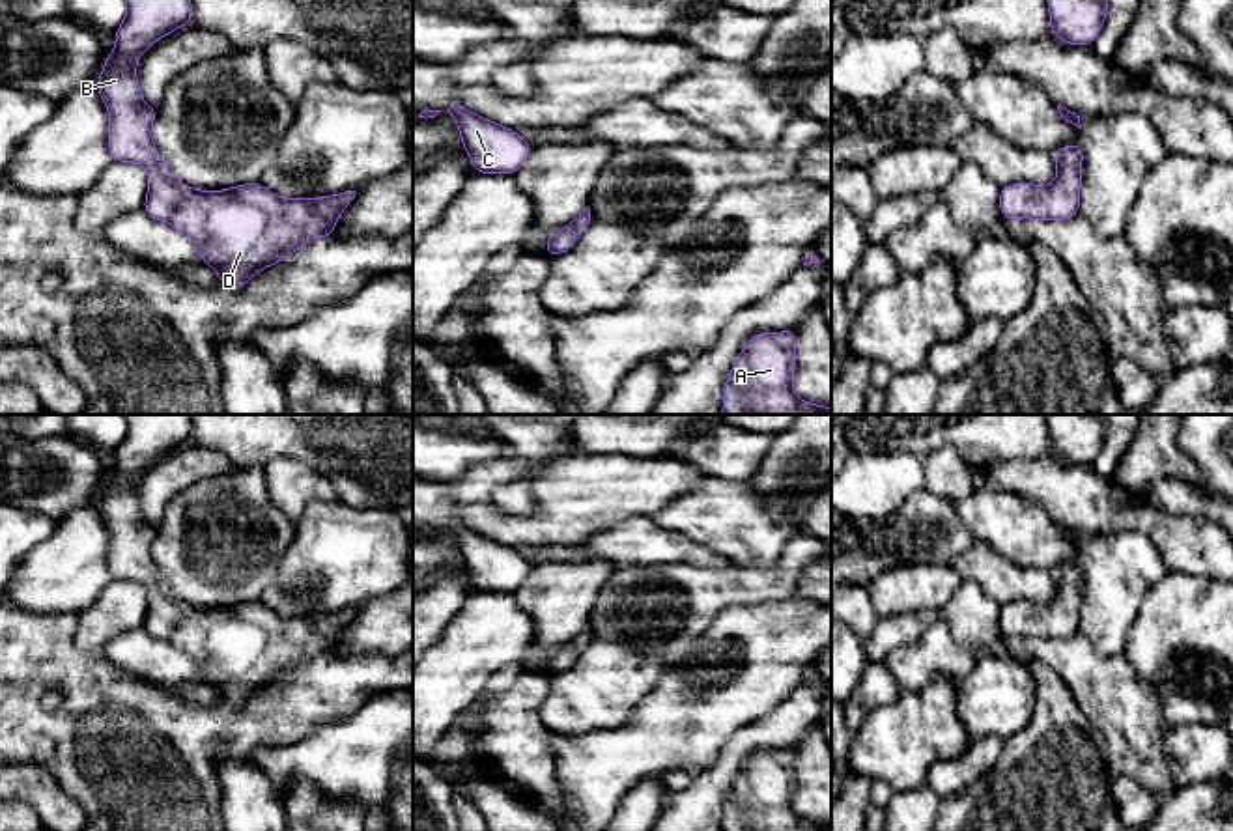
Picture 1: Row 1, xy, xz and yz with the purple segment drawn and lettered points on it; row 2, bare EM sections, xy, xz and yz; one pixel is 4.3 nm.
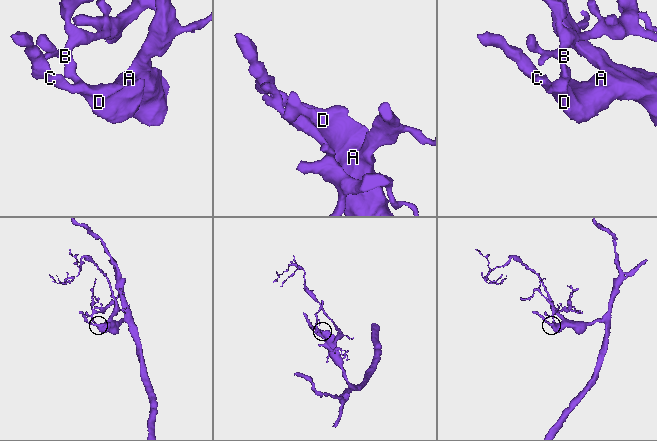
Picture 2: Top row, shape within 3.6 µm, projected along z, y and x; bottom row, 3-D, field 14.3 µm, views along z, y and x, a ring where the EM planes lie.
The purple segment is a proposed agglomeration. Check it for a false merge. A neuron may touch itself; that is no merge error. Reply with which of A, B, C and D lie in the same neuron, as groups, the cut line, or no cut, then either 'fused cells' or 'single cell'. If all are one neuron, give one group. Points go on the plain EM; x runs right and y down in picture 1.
groups A B C D; cut none; single cell

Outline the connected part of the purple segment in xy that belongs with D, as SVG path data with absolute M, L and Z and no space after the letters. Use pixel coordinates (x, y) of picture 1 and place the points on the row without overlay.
M191 415L123 416L127 433L114 450L116 469L106 472L105 486L97 497L97 510L110 534L108 570L112 577L118 581L135 581L148 588L148 614L142 627L151 637L168 641L187 654L198 665L202 680L219 693L220 700L234 708L243 706L263 685L288 678L299 665L312 657L331 654L340 631L355 616L355 609L321 616L284 618L260 601L235 603L224 609L198 609L172 594L151 558L149 549L157 528L142 517L136 480L157 458L191 443Z

